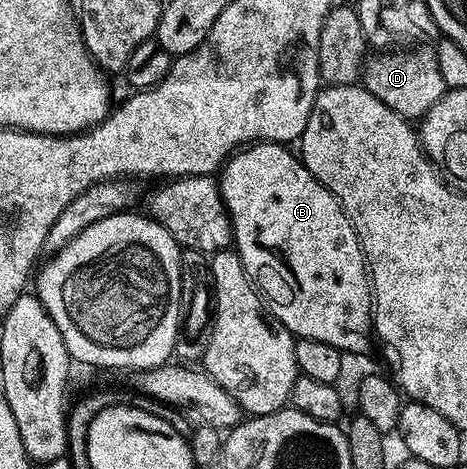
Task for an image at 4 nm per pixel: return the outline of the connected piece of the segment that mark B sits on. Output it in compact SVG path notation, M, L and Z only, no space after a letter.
M256 141L234 153L226 161L225 165L219 171L219 183L222 196L222 202L225 209L229 211L229 220L233 223L232 245L237 254L243 260L243 268L249 273L250 280L255 283L266 307L268 313L278 322L282 322L294 337L320 340L325 344L331 344L342 353L359 354L365 351L369 342L372 343L373 333L373 296L369 284L369 272L365 268L365 257L361 251L361 245L357 239L357 234L353 230L353 225L349 223L349 218L343 212L339 200L329 189L306 168L305 163L301 161L296 153L293 154L288 145L279 142Z

